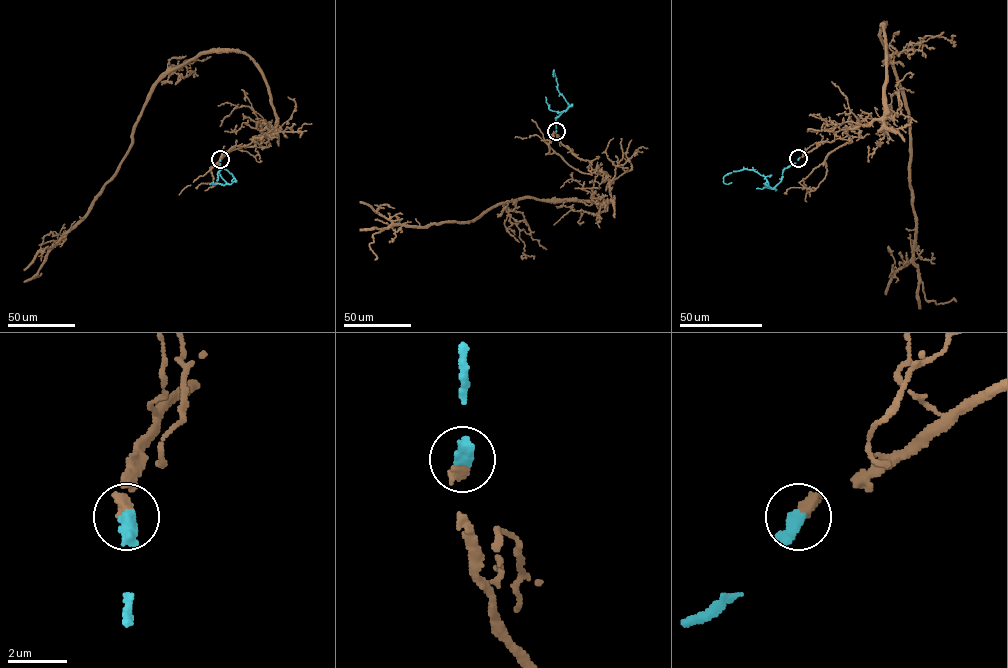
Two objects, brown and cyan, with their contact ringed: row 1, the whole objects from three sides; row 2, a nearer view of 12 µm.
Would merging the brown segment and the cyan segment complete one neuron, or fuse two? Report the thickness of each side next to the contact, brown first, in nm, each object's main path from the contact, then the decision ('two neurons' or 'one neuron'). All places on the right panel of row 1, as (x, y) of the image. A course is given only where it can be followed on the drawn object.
400/480 nm | brown via (798, 158), (839, 130), (883, 116), (884, 25), (880, 40), (909, 115), (913, 263), (927, 301), (956, 301) | cyan via (798, 158), (784, 169), (781, 180), (772, 189), (764, 176), (745, 169), (723, 177), (725, 183), (731, 182) | one neuron

